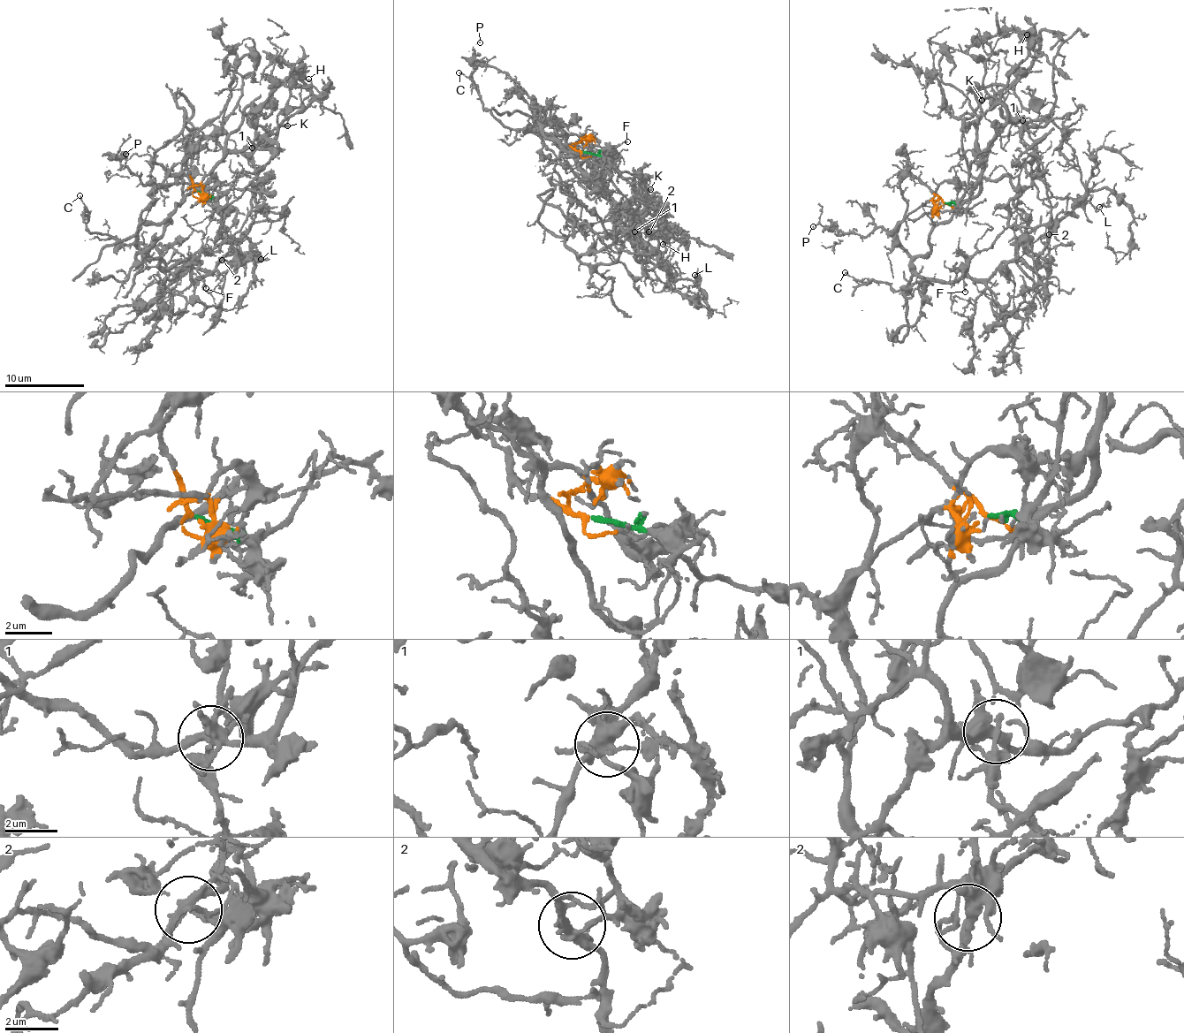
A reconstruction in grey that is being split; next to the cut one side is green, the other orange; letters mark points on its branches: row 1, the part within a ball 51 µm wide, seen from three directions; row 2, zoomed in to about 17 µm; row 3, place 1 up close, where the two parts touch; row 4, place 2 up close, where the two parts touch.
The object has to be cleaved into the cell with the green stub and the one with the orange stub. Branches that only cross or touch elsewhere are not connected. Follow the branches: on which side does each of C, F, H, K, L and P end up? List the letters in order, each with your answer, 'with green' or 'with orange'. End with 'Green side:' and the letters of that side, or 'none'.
C: with orange
F: with green
H: with green
K: with green
L: with orange
P: with orange
Green side: F, H, K

